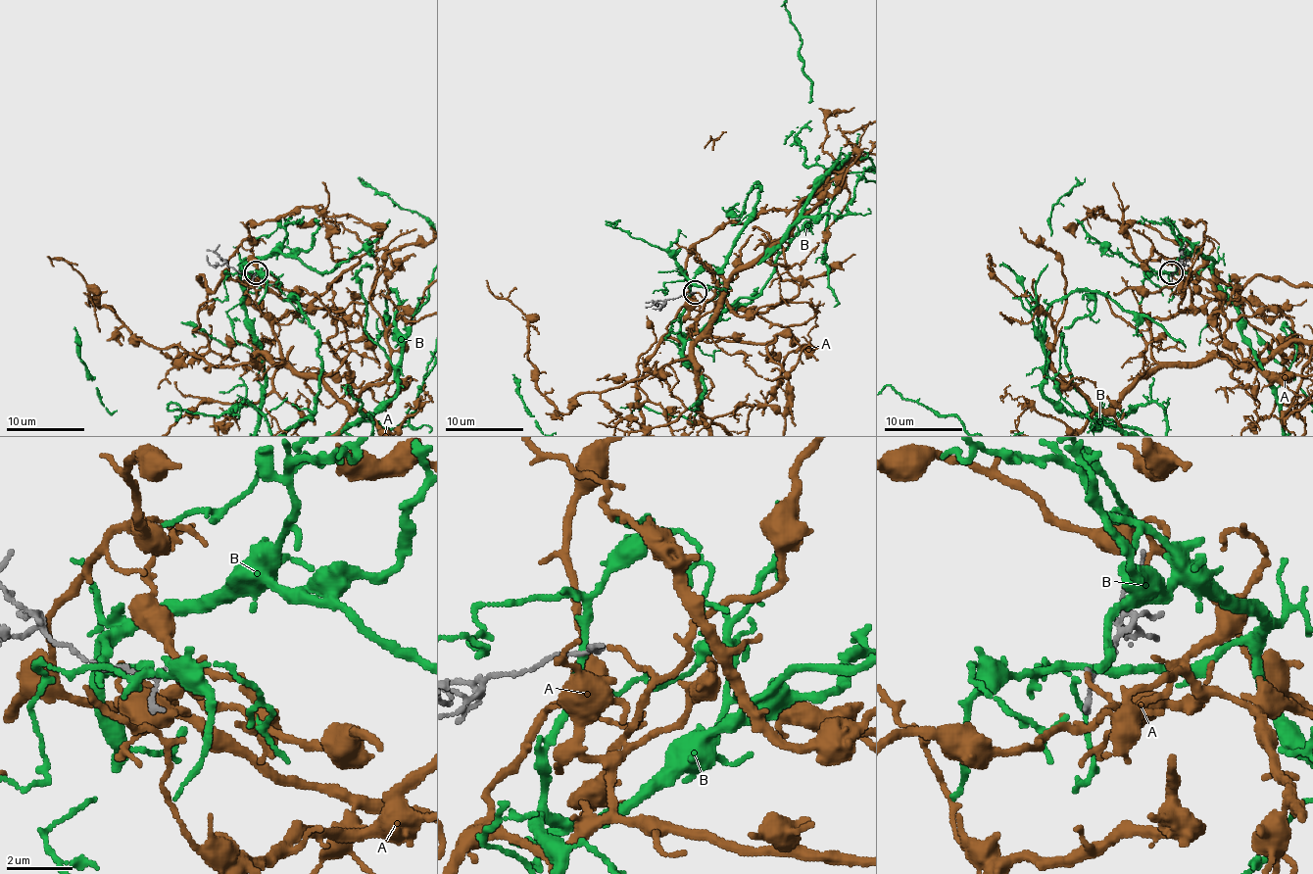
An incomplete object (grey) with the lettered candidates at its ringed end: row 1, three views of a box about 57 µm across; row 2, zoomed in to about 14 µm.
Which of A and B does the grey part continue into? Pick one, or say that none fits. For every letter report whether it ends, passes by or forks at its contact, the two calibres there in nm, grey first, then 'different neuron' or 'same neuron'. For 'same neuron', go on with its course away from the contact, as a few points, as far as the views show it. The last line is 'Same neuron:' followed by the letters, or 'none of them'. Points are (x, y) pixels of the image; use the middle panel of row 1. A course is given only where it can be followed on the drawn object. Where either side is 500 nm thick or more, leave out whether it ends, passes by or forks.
A: it ends; calibres 100 and 120 nm; same neuron
B: it passes by; calibres 120 and 240 nm; different neuron
Same neuron: A

